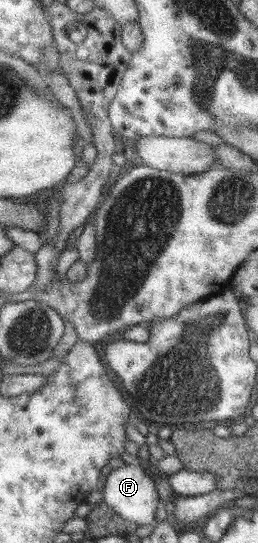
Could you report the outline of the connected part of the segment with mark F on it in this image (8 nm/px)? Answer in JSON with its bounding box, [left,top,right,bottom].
[102,463,161,526]

